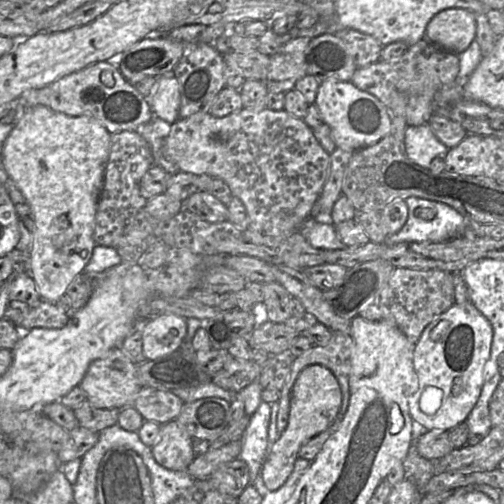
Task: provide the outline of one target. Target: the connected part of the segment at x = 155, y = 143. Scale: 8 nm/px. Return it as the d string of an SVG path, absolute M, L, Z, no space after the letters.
M155 116L149 122L137 128L137 133L149 145L154 164L159 165L171 175L177 172L177 168L163 156L163 145L169 131L170 124Z

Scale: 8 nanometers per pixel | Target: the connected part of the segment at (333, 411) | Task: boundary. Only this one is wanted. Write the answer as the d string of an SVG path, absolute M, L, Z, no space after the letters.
M322 365L304 368L292 389L289 421L284 432L273 443L263 461L260 475L269 491L280 488L291 474L301 446L325 431L336 419L342 401L341 389L333 373Z

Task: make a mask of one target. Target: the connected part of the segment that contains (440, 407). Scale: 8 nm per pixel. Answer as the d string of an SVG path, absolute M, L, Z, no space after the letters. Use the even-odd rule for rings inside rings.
M470 300L454 304L426 327L415 344L412 360L417 389L409 399L409 411L415 422L427 431L450 431L467 421L481 394L484 367L491 356L492 341L492 325ZM456 379L462 383L459 394L452 392Z

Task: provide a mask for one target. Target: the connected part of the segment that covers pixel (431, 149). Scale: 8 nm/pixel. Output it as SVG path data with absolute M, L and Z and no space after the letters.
M427 124L409 126L404 137L405 154L415 164L428 168L430 162L449 150L433 134Z

